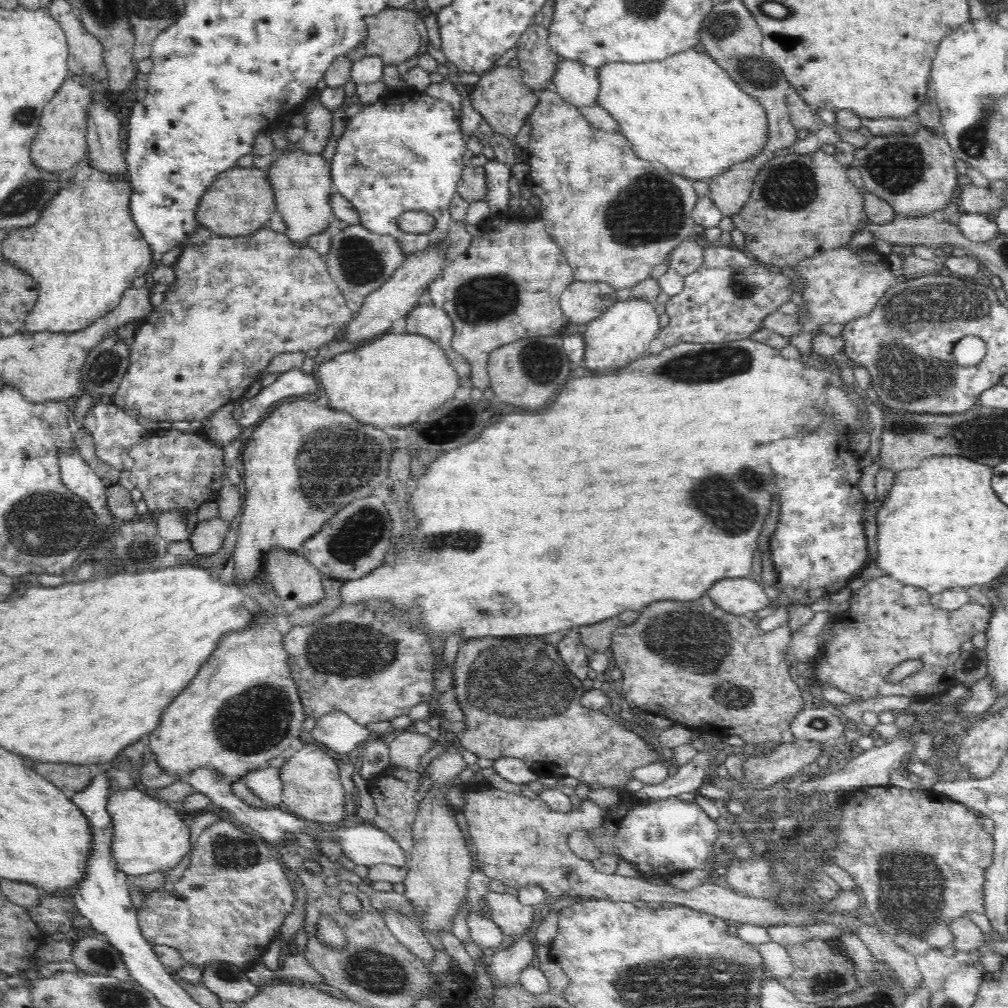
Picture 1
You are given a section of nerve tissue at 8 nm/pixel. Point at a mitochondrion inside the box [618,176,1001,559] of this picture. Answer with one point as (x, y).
(912, 311)

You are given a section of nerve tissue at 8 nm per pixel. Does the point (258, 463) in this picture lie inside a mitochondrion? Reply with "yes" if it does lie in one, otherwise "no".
no

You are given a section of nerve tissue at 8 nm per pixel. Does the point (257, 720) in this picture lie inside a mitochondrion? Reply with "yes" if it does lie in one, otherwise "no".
yes

